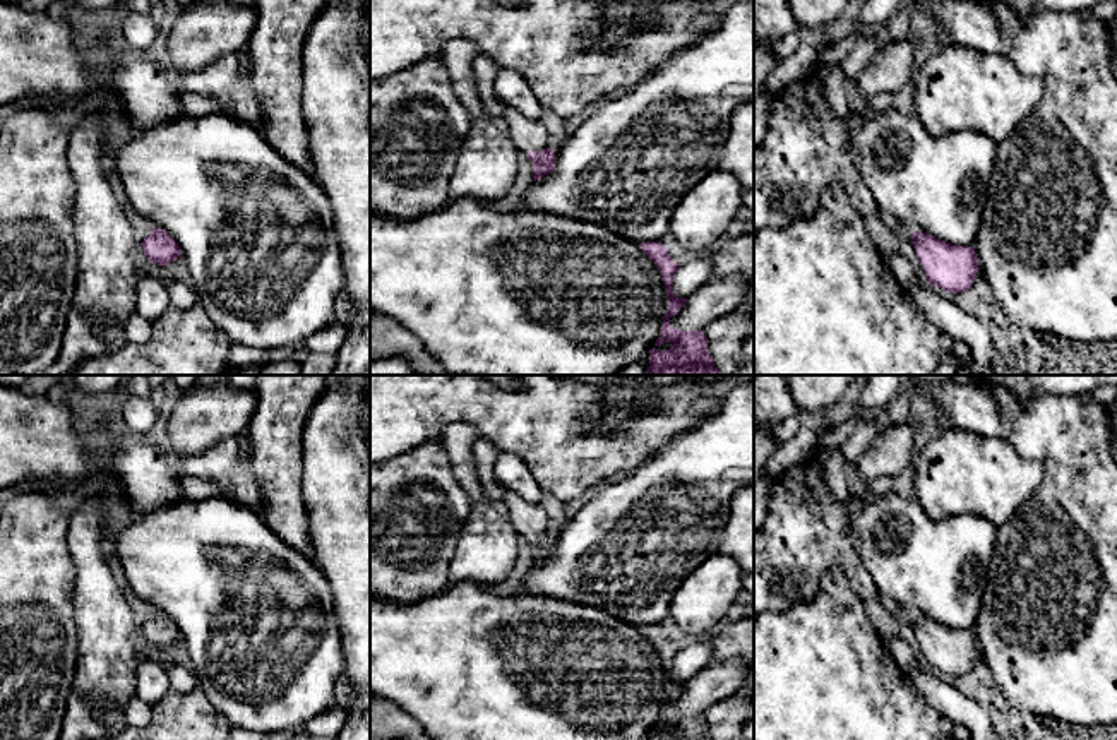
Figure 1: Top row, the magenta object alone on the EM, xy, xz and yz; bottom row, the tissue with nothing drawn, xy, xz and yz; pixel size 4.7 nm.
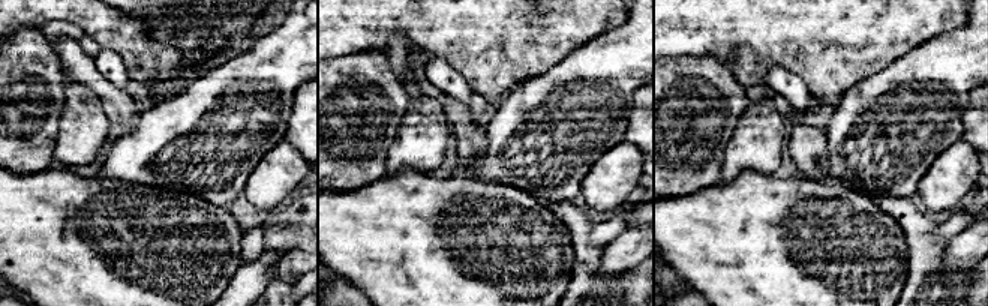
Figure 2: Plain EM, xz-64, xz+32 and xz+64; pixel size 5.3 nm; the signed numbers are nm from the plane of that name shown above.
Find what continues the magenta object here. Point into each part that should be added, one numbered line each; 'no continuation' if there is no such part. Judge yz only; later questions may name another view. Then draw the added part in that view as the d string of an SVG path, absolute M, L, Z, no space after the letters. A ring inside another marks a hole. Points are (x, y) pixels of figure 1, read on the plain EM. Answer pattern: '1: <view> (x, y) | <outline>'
no continuation

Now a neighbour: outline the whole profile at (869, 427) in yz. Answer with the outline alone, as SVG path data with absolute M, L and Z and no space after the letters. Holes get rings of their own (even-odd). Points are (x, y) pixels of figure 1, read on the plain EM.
M884 413L863 415L841 449L845 462L857 462L884 428Z

